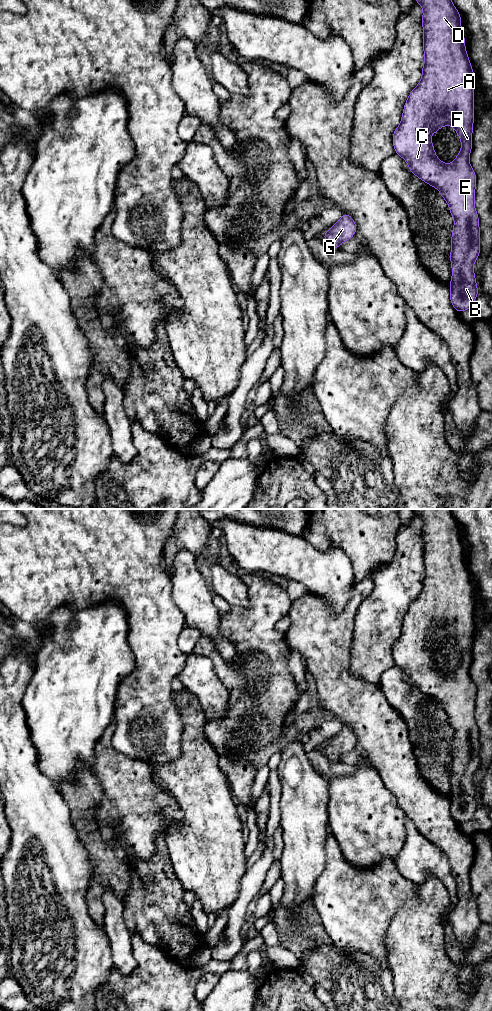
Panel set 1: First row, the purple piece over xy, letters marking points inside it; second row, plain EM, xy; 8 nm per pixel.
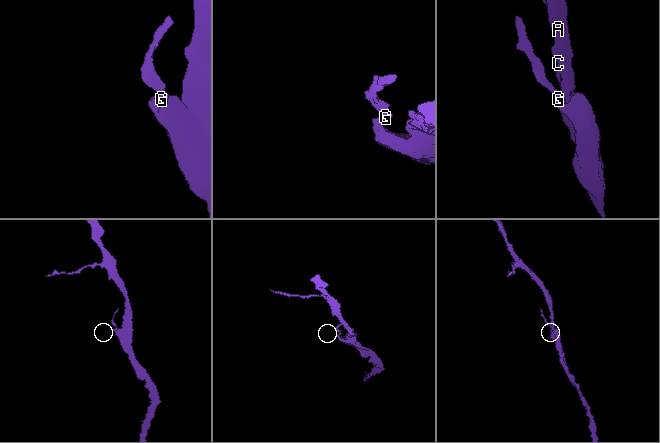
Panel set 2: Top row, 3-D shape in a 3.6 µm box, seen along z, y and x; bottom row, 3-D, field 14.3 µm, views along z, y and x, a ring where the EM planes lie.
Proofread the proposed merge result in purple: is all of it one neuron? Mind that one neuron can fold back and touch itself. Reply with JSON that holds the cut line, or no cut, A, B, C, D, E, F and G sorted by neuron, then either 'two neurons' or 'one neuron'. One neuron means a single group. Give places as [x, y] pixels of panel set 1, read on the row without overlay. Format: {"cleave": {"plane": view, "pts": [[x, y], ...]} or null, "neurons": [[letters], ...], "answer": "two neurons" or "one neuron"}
{"cleave": null, "neurons": [["A", "B", "C", "D", "E", "F", "G"]], "answer": "one neuron"}

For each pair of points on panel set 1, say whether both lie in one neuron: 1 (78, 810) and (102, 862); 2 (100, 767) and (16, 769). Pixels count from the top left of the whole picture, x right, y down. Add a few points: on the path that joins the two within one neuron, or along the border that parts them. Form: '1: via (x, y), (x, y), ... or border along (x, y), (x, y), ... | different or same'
1: via (85, 823), (91, 839), (98, 849) | same
2: border along (96, 744), (93, 767), (91, 769) | different

